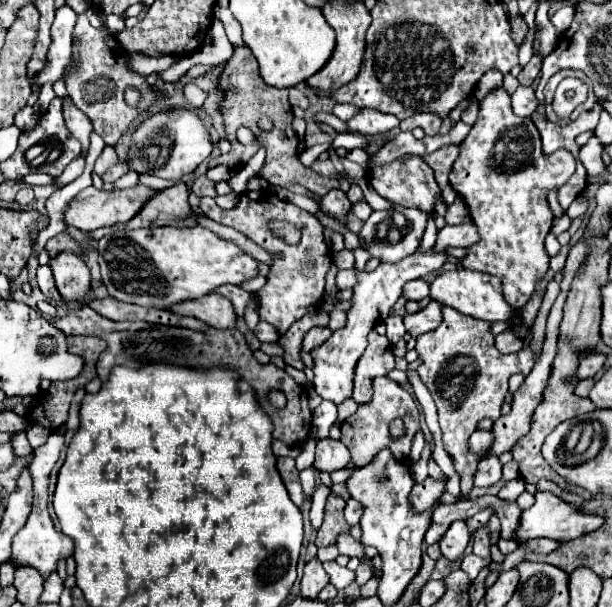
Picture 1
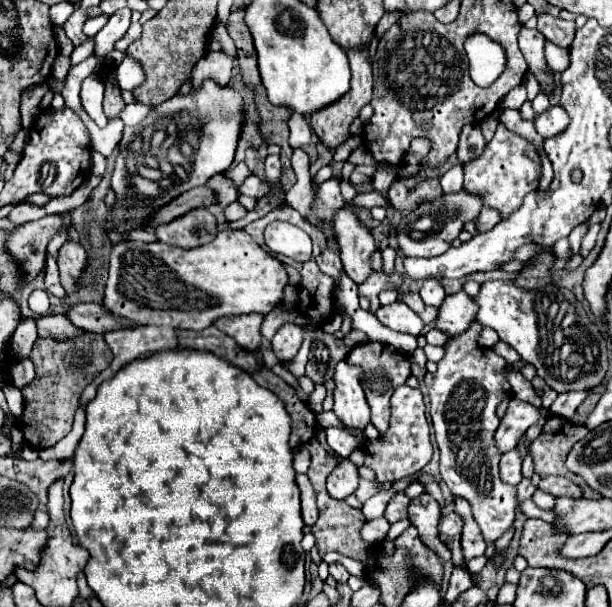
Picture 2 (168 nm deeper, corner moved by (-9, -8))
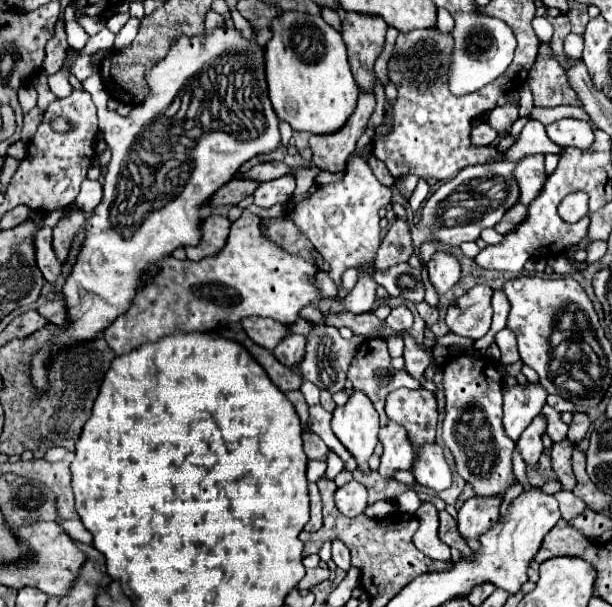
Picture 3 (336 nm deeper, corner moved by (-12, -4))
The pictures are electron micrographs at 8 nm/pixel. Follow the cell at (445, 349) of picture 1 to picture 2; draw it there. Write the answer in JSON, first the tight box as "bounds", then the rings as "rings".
{"bounds":[425,323,517,543],"rings":[[[473,323],[465,335],[453,337],[445,345],[445,357],[437,363],[437,371],[425,375],[425,385],[431,399],[429,411],[435,439],[441,451],[441,477],[453,495],[469,501],[485,541],[493,543],[513,523],[517,507],[517,487],[503,483],[499,477],[501,451],[493,439],[499,427],[497,405],[511,393],[505,379],[511,365],[491,349],[481,349],[477,345],[479,333],[481,325]]]}

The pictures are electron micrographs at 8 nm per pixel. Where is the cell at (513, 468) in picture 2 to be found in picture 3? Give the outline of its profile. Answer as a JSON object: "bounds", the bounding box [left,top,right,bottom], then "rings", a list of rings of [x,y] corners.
{"bounds":[516,415,546,465],"rings":[[[538,415],[528,427],[526,431],[520,435],[520,439],[516,441],[516,447],[518,447],[518,453],[522,455],[524,463],[526,465],[536,465],[538,463],[538,457],[540,453],[544,451],[542,447],[542,439],[540,435],[546,431],[546,419],[542,415]]]}

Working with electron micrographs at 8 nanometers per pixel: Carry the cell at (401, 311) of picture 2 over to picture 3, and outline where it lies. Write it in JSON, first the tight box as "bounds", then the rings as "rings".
{"bounds":[382,305,414,331],"rings":[[[400,305],[400,307],[394,307],[392,313],[382,323],[384,323],[384,327],[390,327],[394,331],[406,331],[414,323],[414,315],[412,315],[412,311],[408,307]]]}

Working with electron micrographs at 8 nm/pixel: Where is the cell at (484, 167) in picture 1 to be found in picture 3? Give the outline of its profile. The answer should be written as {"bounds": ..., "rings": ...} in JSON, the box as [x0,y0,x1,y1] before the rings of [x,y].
{"bounds":[514,155,546,205],"rings":[[[524,155],[514,169],[514,179],[520,187],[520,203],[528,205],[528,201],[532,201],[544,181],[546,181],[546,171],[544,171],[544,155]]]}

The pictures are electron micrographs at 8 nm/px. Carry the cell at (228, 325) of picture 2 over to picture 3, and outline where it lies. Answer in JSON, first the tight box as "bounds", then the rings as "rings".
{"bounds":[240,317,288,351],"rings":[[[248,317],[248,319],[242,319],[240,323],[242,323],[246,335],[248,335],[254,343],[258,343],[260,347],[264,347],[264,349],[268,349],[268,351],[272,351],[272,349],[278,345],[278,341],[280,341],[284,335],[288,335],[288,329],[286,329],[282,323],[276,323],[276,321],[272,321],[272,319]]]}

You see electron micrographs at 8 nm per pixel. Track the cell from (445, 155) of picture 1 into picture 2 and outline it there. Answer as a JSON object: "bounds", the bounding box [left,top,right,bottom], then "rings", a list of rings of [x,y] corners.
{"bounds":[457,125,485,163],"rings":[[[469,125],[463,127],[461,137],[459,137],[459,149],[457,149],[457,159],[459,163],[469,163],[473,161],[477,155],[481,155],[481,151],[485,149],[485,139],[481,133],[479,125]]]}

